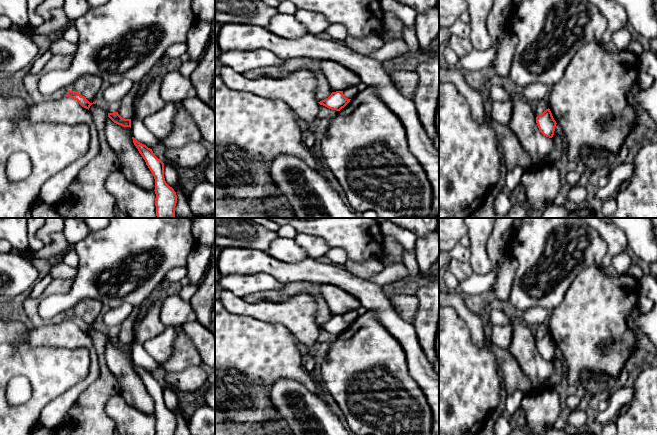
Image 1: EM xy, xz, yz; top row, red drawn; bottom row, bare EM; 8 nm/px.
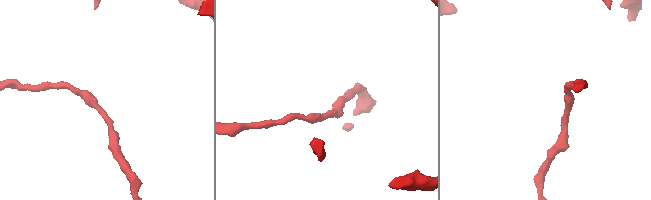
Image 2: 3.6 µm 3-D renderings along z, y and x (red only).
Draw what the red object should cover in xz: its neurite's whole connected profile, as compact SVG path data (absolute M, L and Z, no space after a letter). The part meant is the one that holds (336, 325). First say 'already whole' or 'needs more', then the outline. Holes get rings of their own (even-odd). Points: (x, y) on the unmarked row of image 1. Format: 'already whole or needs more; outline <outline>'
already whole; outline M336 315L332 316L328 322L318 327L329 333L340 335L350 326L350 324L351 323L348 323L344 320L343 315Z

